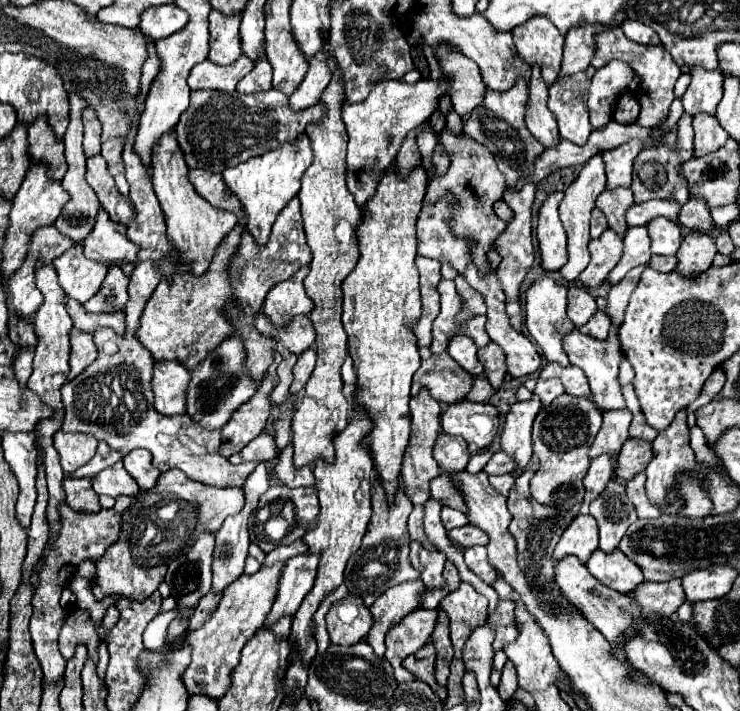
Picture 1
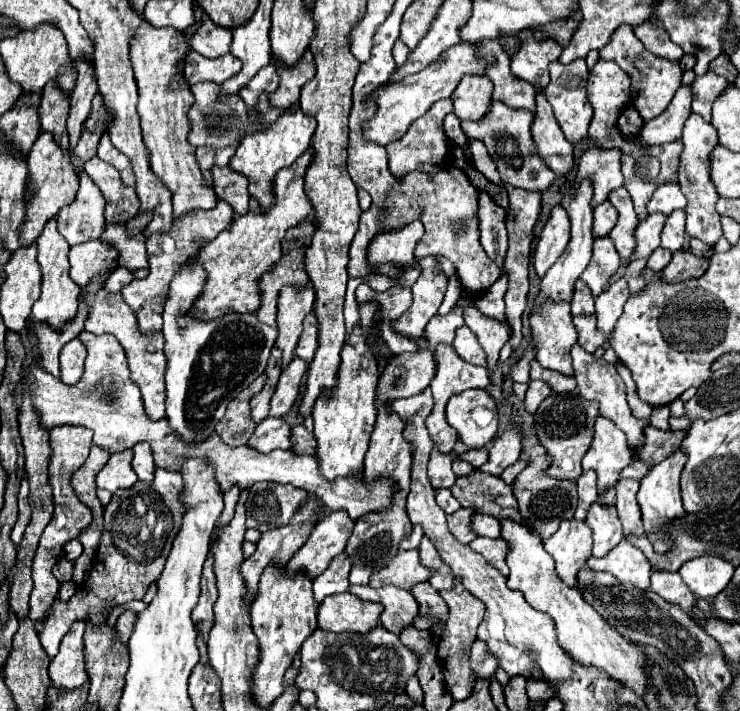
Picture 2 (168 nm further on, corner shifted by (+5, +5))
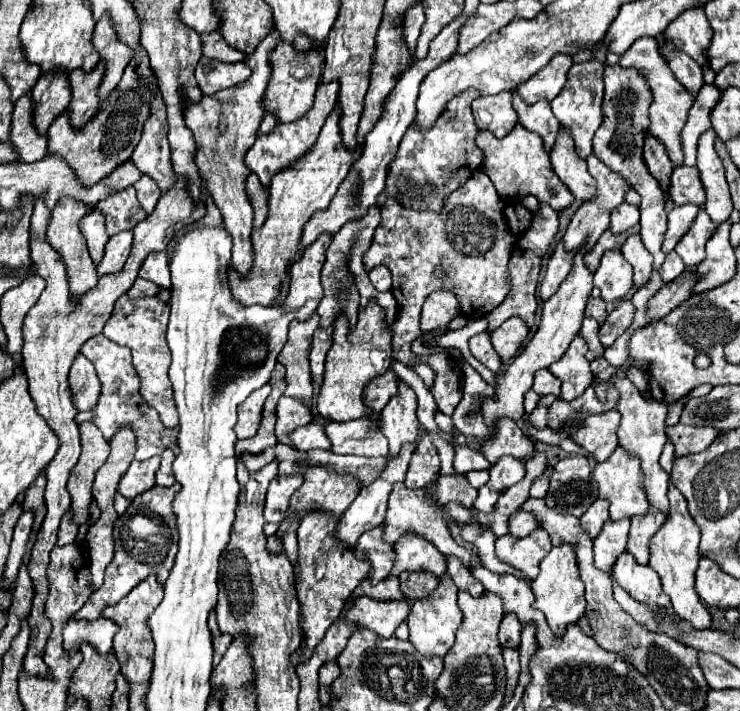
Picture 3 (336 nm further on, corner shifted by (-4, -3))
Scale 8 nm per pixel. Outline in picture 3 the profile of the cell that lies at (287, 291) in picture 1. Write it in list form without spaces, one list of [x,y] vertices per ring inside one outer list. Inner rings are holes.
[[[318,313],[312,315],[306,323],[290,323],[288,331],[288,343],[284,345],[282,353],[278,355],[278,361],[286,367],[286,391],[284,395],[302,399],[310,403],[312,399],[312,381],[310,381],[310,365],[308,365],[308,353],[312,343],[312,333],[318,329],[320,317]]]

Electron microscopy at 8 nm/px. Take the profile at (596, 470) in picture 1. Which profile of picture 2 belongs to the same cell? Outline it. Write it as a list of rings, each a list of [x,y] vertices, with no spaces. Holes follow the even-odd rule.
[[[587,471],[577,479],[577,487],[579,487],[579,505],[575,511],[575,519],[583,521],[591,503],[597,501],[597,483],[595,483],[595,473]]]

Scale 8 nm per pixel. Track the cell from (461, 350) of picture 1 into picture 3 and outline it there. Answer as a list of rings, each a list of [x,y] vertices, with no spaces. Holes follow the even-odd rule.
[[[484,331],[484,333],[478,333],[478,335],[474,335],[474,337],[470,339],[470,351],[472,351],[472,355],[474,355],[482,365],[486,365],[492,373],[498,373],[498,371],[500,371],[502,361],[500,361],[500,357],[498,357],[498,353],[494,351],[494,347],[492,347],[490,337],[488,337],[486,331]]]

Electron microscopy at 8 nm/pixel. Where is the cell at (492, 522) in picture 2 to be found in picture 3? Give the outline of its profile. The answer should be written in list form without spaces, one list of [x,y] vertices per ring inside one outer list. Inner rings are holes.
[[[516,511],[516,515],[512,515],[512,519],[508,519],[508,533],[510,535],[526,537],[534,529],[536,529],[536,519],[532,519],[532,515],[528,515],[524,511]]]

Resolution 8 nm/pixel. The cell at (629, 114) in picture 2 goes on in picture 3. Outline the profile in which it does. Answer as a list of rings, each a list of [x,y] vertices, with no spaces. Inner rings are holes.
[[[644,135],[644,161],[650,173],[660,181],[662,189],[668,189],[670,183],[670,173],[672,173],[672,161],[666,153],[666,147],[654,137],[654,135]]]

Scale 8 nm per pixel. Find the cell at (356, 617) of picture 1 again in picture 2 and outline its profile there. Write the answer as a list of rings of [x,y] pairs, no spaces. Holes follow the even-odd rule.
[[[337,593],[323,599],[319,607],[319,627],[333,633],[367,633],[379,623],[381,603],[363,601],[353,593]]]

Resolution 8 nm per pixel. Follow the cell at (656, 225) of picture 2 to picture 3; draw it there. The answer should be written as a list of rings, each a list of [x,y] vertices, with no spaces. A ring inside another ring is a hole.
[[[684,205],[684,207],[674,207],[668,213],[668,229],[664,233],[664,253],[670,253],[676,247],[682,235],[690,229],[692,219],[696,217],[698,211],[700,207],[696,205]]]

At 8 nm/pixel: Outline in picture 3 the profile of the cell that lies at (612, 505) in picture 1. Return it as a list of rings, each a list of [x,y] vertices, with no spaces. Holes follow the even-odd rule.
[[[630,519],[604,523],[600,535],[594,539],[594,565],[602,571],[610,571],[612,563],[626,551]]]

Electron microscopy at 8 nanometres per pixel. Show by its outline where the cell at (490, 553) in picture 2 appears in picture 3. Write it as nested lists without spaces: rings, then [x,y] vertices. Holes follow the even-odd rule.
[[[532,531],[530,535],[516,539],[512,535],[504,535],[496,539],[496,555],[500,561],[508,563],[516,571],[522,571],[528,581],[534,581],[538,575],[538,565],[552,549],[546,531]]]

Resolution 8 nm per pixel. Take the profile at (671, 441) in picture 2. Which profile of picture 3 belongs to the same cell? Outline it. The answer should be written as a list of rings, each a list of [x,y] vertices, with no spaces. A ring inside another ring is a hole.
[[[678,423],[676,427],[666,427],[666,437],[670,443],[674,443],[676,457],[704,451],[718,435],[720,431],[712,427],[688,427],[682,423]]]

